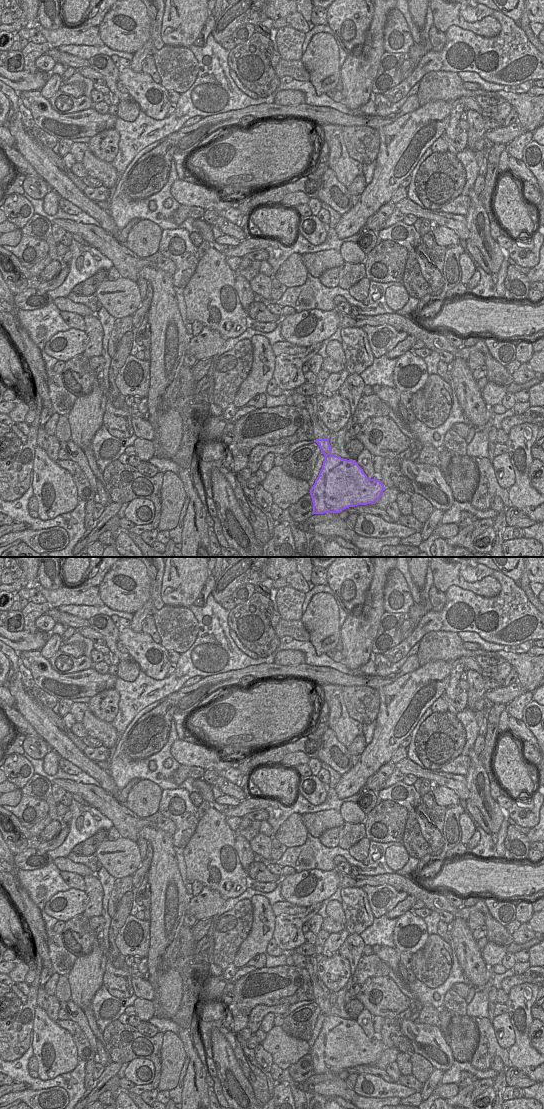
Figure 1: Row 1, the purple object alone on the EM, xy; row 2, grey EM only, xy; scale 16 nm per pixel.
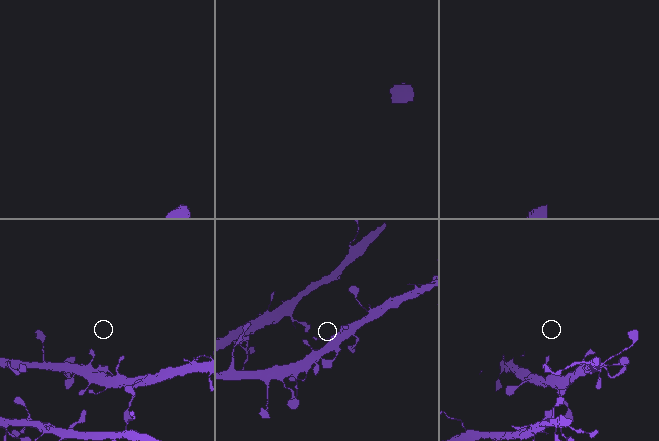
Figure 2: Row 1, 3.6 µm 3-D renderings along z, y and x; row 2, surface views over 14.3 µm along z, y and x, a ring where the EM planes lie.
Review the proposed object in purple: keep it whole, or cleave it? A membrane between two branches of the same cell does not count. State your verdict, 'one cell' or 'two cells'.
one cell

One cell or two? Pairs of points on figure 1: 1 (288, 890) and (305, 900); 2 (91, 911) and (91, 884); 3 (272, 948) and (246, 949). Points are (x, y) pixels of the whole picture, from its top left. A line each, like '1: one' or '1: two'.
1: one
2: one
3: two

